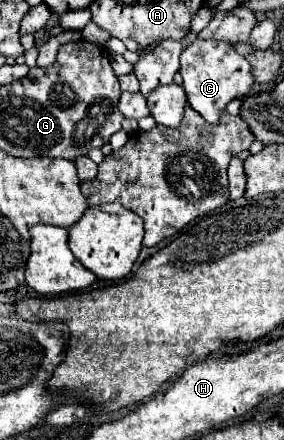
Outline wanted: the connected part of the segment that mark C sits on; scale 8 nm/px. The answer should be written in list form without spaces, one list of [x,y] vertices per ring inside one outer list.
[[[196,39],[180,57],[180,73],[184,77],[184,91],[192,109],[196,109],[208,123],[218,123],[226,103],[250,93],[254,83],[250,75],[250,63],[236,55],[232,43],[224,41],[200,41]]]

